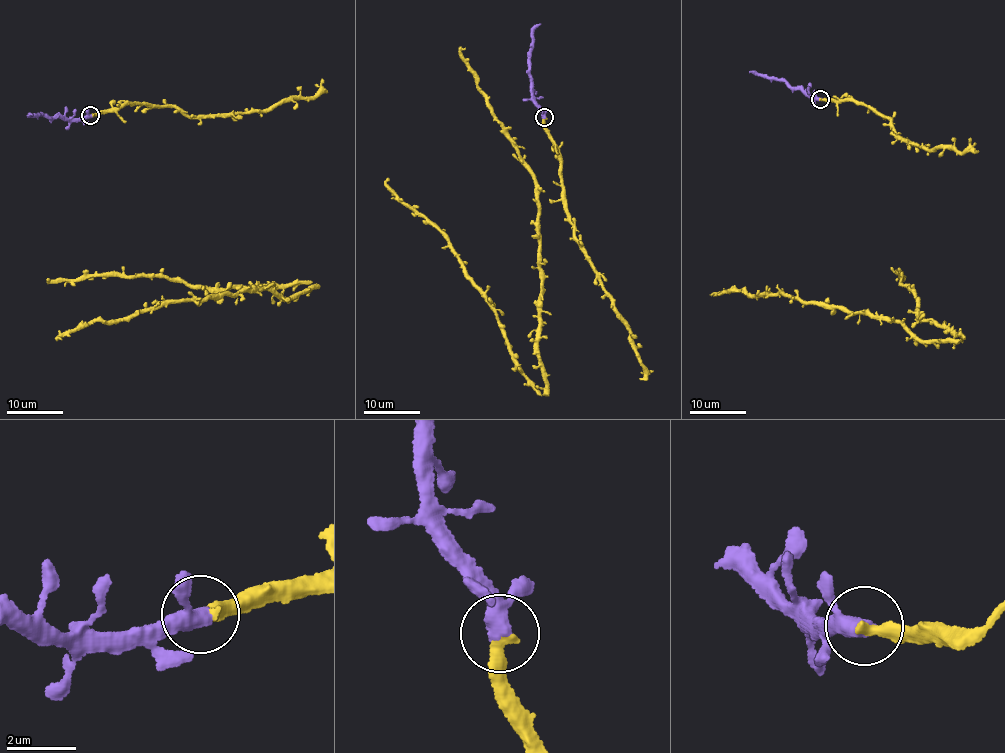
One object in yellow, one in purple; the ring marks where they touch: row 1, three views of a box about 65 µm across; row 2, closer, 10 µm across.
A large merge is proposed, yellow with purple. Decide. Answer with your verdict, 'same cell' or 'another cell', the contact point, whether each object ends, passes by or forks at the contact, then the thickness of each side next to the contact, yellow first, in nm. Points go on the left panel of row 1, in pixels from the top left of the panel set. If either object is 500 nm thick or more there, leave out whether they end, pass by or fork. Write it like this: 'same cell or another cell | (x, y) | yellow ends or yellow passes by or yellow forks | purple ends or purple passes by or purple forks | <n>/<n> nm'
same cell | (90, 115) | yellow ends | purple passes by | 380/400 nm

